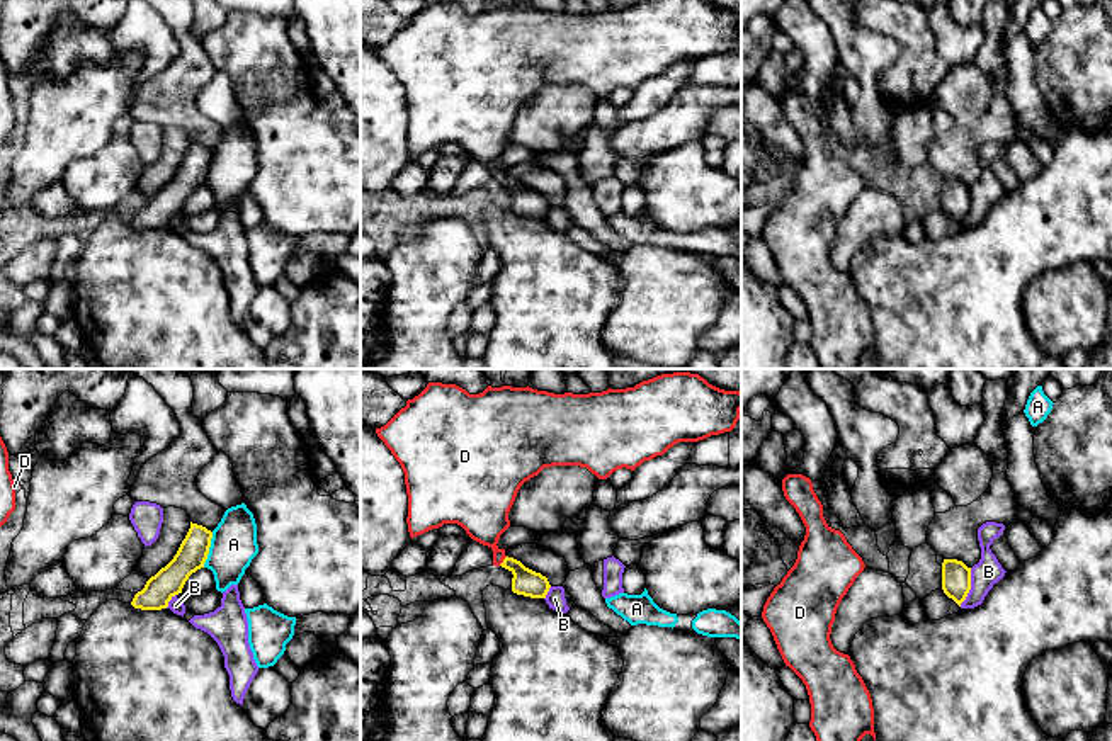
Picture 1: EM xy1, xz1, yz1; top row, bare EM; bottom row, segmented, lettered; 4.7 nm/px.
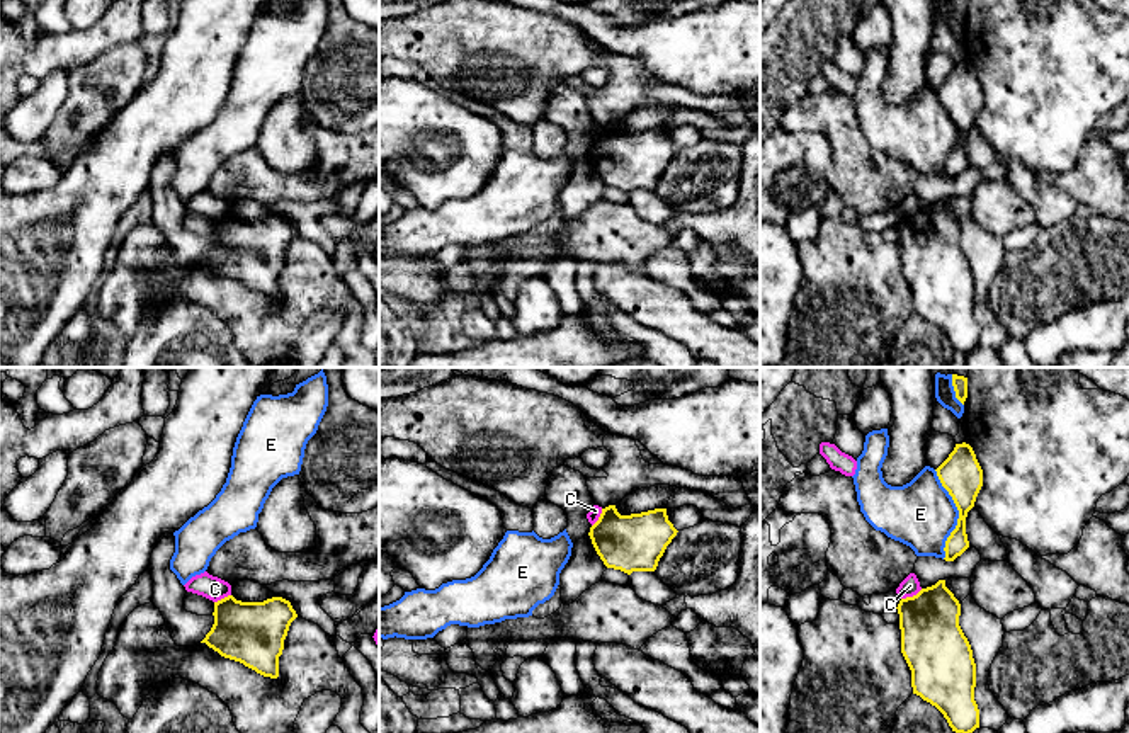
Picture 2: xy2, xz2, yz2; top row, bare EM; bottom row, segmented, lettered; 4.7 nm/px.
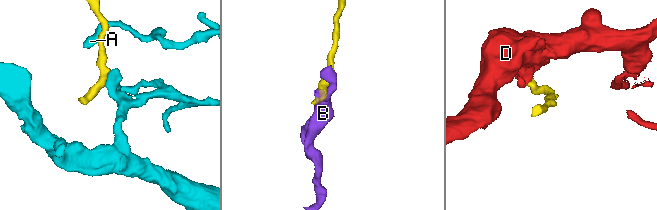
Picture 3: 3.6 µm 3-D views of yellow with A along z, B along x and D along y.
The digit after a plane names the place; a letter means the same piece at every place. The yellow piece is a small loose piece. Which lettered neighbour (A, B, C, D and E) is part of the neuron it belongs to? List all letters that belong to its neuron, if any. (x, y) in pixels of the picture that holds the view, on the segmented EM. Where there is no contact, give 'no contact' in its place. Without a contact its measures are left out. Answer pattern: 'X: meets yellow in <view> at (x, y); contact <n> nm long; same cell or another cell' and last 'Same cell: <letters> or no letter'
A: meets yellow in xy1 at (208, 549); contact 180 nm long; another cell
B: meets yellow in yz1 at (970, 587); contact 190 nm long; another cell
C: meets yellow in yz2 at (913, 596); contact 120 nm long; another cell
D: meets yellow in xz1 at (504, 561); contact 60 nm long; same cell
E: meets yellow in yz2 at (959, 514); contact 420 nm long; another cell
Same cell: D

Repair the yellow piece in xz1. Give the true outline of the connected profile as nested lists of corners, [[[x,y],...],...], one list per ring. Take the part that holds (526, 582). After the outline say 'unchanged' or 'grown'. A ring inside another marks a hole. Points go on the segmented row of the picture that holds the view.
[[[690,372],[661,374],[634,387],[609,387],[607,391],[588,394],[554,394],[529,386],[488,386],[479,394],[469,394],[456,384],[428,382],[384,427],[376,428],[376,433],[405,472],[408,495],[406,523],[411,539],[444,523],[457,523],[473,540],[493,551],[493,566],[502,566],[513,574],[513,593],[546,598],[551,588],[547,578],[508,557],[505,549],[496,546],[500,535],[510,527],[508,512],[525,481],[537,476],[544,467],[553,466],[587,467],[599,479],[607,479],[622,467],[634,471],[644,461],[663,455],[678,442],[699,442],[711,435],[731,432],[740,420],[740,411],[740,391],[719,389],[699,374]]]; grown

